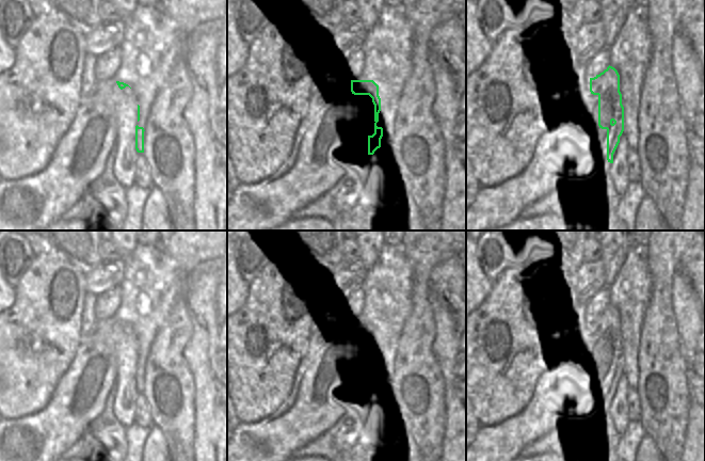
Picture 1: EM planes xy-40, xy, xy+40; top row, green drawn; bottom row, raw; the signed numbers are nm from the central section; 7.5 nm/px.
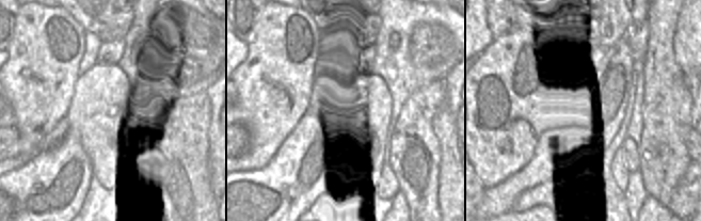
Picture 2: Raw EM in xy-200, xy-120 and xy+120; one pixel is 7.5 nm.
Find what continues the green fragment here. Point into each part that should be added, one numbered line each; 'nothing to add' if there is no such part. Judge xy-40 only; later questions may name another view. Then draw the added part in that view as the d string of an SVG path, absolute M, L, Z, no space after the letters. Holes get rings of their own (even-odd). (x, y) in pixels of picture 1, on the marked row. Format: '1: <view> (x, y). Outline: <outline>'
1: xy-40 (109, 113). Outline: M113 78L99 82L90 95L83 96L69 128L54 147L48 164L38 174L26 178L0 180L0 230L39 230L59 221L80 200L86 188L103 173L106 160L115 142L114 177L126 190L135 185L138 105L133 91L129 86L121 90Z

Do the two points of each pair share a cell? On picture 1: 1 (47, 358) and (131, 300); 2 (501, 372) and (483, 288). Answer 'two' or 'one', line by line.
1: two
2: two

